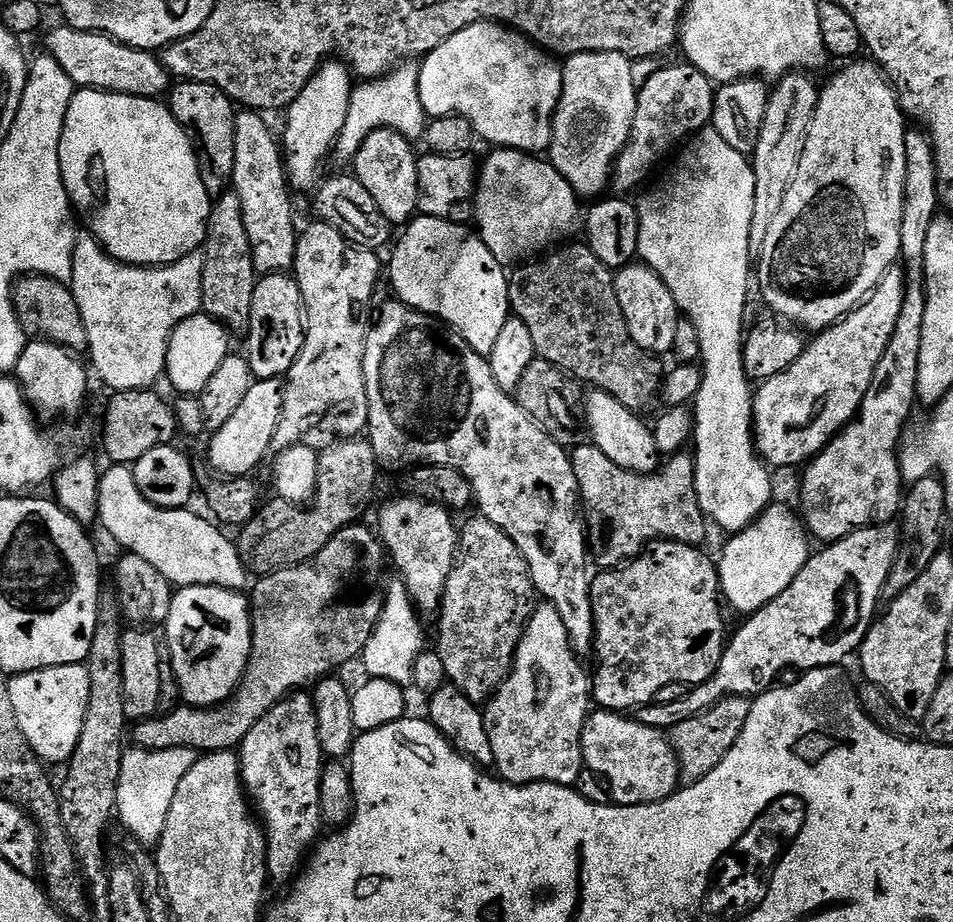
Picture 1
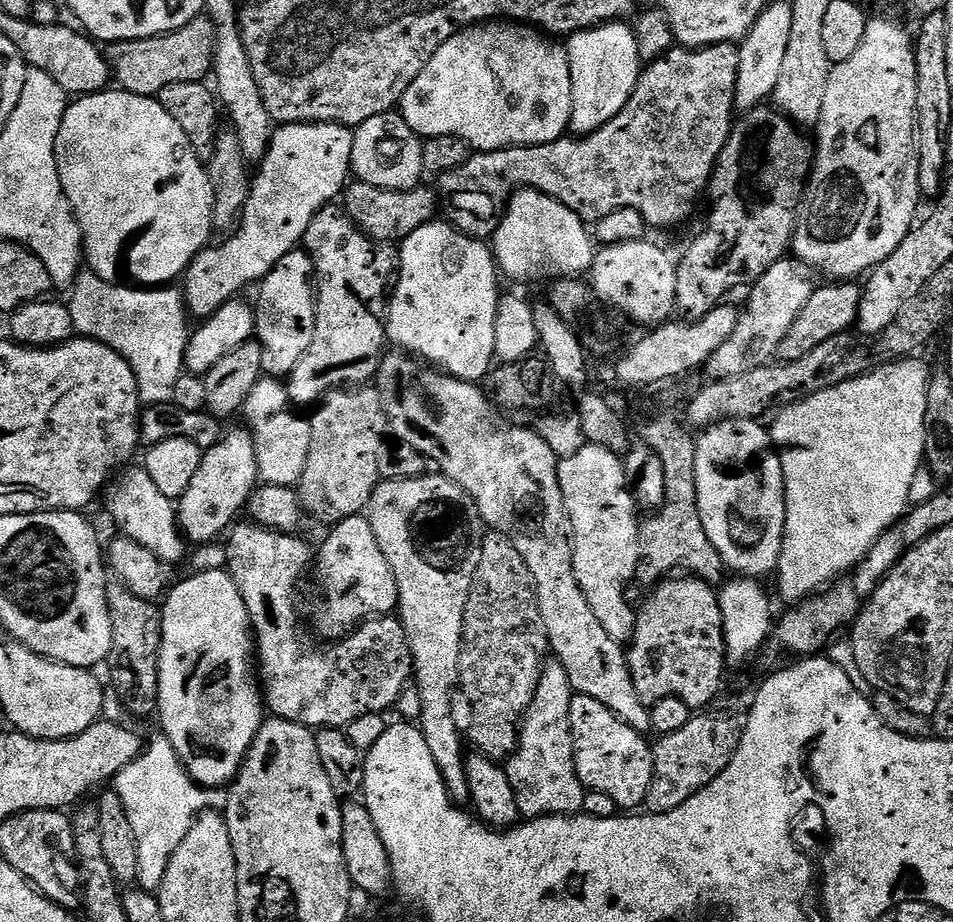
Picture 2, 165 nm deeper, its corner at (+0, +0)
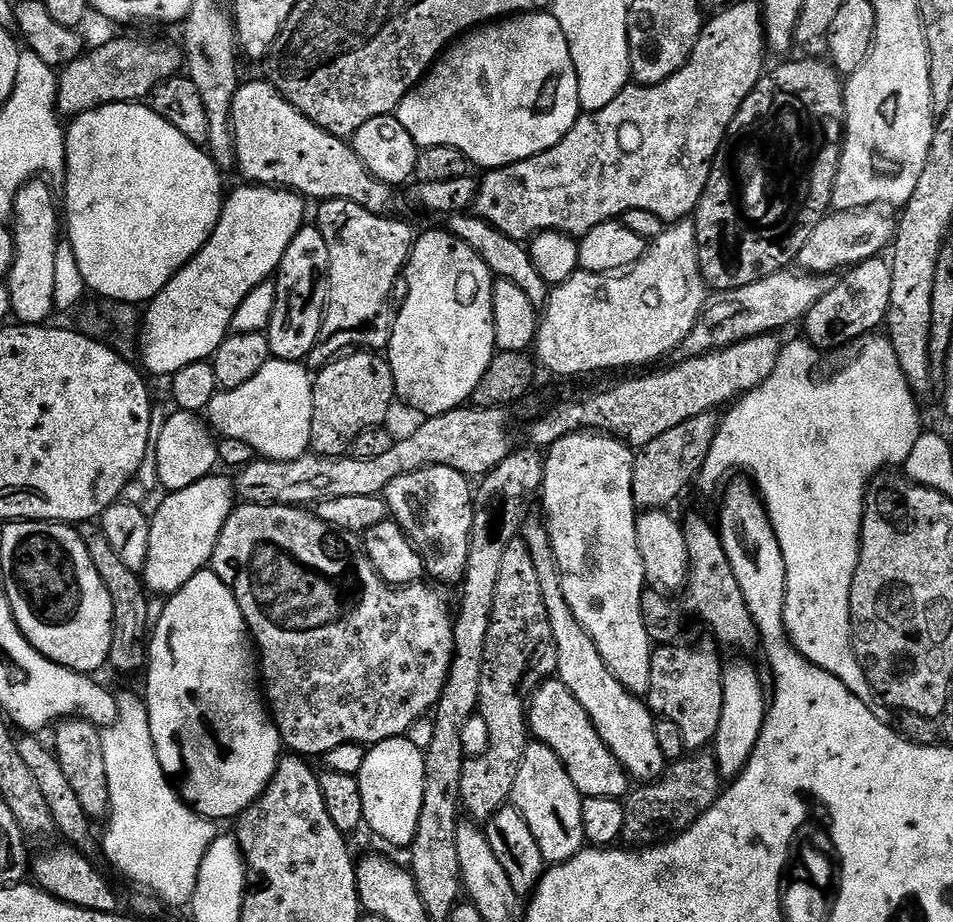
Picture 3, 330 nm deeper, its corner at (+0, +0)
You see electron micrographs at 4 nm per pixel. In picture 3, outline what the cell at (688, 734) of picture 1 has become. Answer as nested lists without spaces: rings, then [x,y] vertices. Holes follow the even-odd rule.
[[[696,750],[685,754],[681,760],[673,760],[664,769],[659,780],[645,783],[623,801],[623,843],[628,846],[659,844],[686,831],[696,819],[720,796],[722,777],[715,755],[708,750]]]

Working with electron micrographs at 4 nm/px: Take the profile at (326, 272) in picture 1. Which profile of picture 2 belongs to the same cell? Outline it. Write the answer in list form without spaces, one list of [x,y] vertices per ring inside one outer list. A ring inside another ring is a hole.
[[[336,202],[314,214],[314,222],[310,222],[302,244],[316,263],[316,325],[314,342],[310,342],[310,350],[302,354],[298,366],[288,373],[286,387],[293,405],[316,406],[333,390],[367,385],[380,369],[380,362],[386,355],[386,324],[382,317],[386,312],[386,293],[398,268],[398,252],[391,243],[373,240],[365,234]]]

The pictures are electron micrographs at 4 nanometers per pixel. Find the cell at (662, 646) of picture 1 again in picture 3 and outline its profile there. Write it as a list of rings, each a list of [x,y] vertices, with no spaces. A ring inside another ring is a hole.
[[[665,643],[657,647],[652,654],[650,666],[650,684],[646,703],[657,717],[675,722],[682,730],[684,747],[688,750],[704,750],[715,741],[718,734],[718,722],[722,718],[722,698],[724,697],[724,668],[720,664],[717,645],[700,644],[697,648],[687,648],[684,644]]]

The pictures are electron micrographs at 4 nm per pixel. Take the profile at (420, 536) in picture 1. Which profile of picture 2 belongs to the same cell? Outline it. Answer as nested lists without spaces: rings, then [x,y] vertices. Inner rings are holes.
[[[425,474],[409,480],[381,480],[370,498],[366,515],[370,526],[374,526],[374,538],[378,538],[378,547],[382,549],[382,554],[386,554],[386,562],[390,562],[390,570],[394,570],[394,582],[398,582],[398,618],[406,630],[406,638],[410,646],[414,687],[418,698],[422,698],[422,714],[418,721],[420,733],[422,738],[426,738],[426,746],[430,746],[430,755],[434,758],[435,765],[438,766],[438,774],[442,774],[442,782],[446,786],[450,798],[457,805],[464,806],[469,803],[468,795],[470,794],[470,786],[466,782],[466,768],[464,766],[464,757],[466,755],[464,744],[466,748],[466,740],[458,730],[458,726],[454,726],[454,714],[450,714],[450,698],[458,690],[460,683],[462,622],[466,618],[466,598],[470,598],[470,586],[474,582],[474,570],[478,570],[478,558],[482,558],[482,542],[484,541],[486,525],[484,519],[478,514],[478,506],[474,502],[474,498],[470,498],[470,494],[466,494],[466,490],[462,490],[462,486],[458,486],[443,474],[432,475]]]

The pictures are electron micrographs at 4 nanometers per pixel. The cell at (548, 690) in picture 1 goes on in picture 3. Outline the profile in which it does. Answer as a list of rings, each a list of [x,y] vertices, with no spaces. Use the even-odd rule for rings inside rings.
[[[530,742],[526,746],[518,778],[514,778],[510,804],[519,810],[522,818],[526,818],[526,826],[530,826],[530,834],[534,834],[534,842],[538,842],[538,850],[542,850],[542,858],[549,865],[565,864],[585,847],[582,826],[584,801],[585,797],[580,795],[574,782],[570,782],[570,774],[566,774],[566,766],[562,766],[558,754],[554,754],[550,746]]]

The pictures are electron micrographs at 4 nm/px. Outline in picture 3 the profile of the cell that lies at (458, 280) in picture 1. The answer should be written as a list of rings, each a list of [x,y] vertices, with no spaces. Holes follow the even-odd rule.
[[[441,230],[441,232],[424,232],[421,236],[419,233],[415,237],[412,245],[412,255],[408,257],[406,265],[406,280],[407,276],[408,293],[404,296],[404,305],[401,308],[399,305],[392,321],[392,337],[386,349],[386,359],[392,371],[399,403],[409,404],[414,411],[421,412],[421,417],[424,418],[441,416],[450,410],[467,405],[471,401],[478,382],[482,382],[482,374],[486,374],[493,356],[498,351],[494,338],[494,302],[492,301],[494,273],[491,268],[486,266],[486,262],[482,262],[482,258],[478,258],[478,254],[474,250],[470,250],[470,246],[466,246],[466,242],[462,242],[447,230]]]

